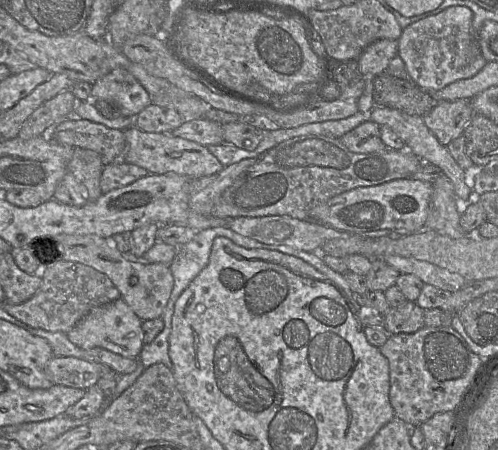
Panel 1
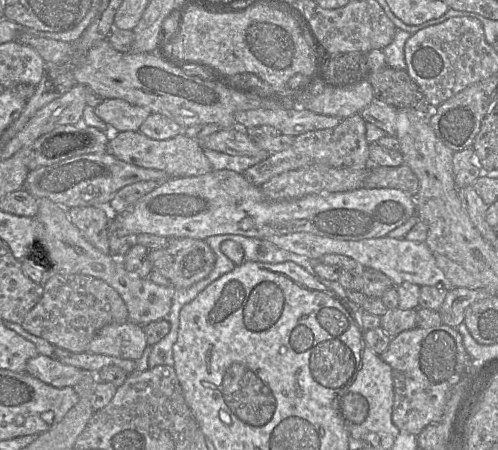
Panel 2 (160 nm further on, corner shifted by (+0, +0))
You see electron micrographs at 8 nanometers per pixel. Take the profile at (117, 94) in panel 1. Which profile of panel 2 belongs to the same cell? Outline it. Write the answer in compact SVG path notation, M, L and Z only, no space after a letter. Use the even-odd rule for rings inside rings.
M104 99L95 109L95 114L118 132L139 131L142 123L151 114L143 107L122 99Z

